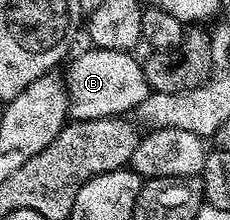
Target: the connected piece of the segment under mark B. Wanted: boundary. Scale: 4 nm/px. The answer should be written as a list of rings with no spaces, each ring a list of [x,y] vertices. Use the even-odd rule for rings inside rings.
[[[87,47],[68,67],[67,73],[65,72],[65,86],[72,122],[127,115],[147,98],[149,90],[140,58],[131,56],[135,55],[130,52]]]

